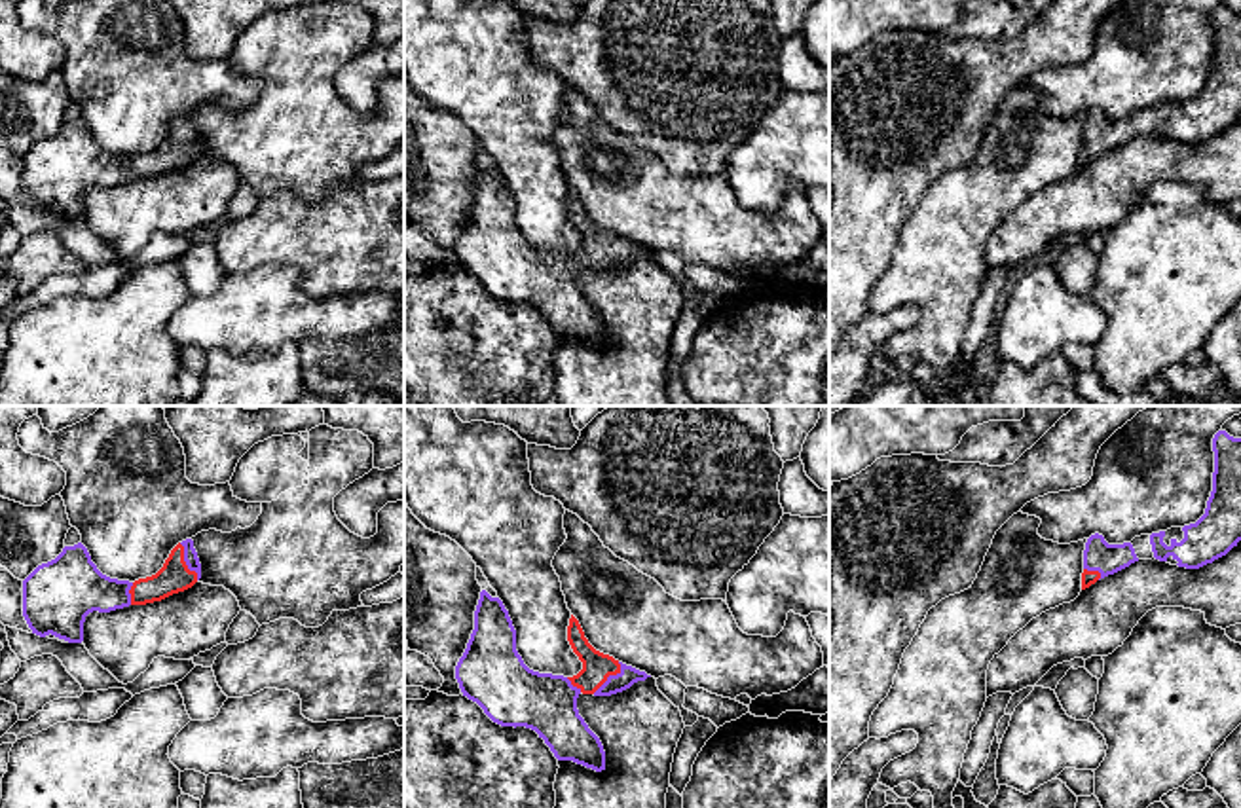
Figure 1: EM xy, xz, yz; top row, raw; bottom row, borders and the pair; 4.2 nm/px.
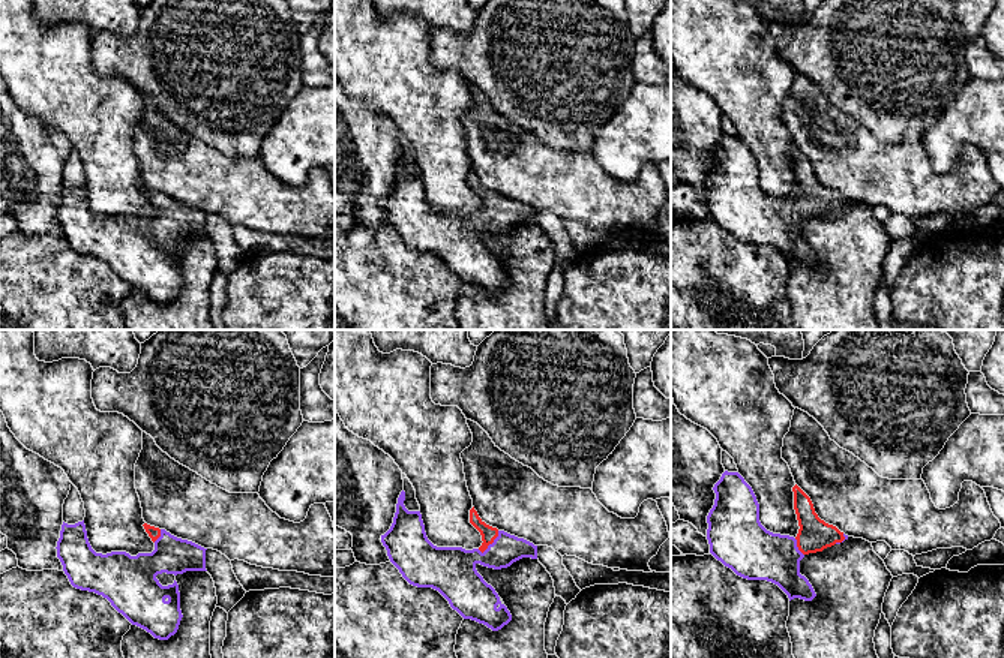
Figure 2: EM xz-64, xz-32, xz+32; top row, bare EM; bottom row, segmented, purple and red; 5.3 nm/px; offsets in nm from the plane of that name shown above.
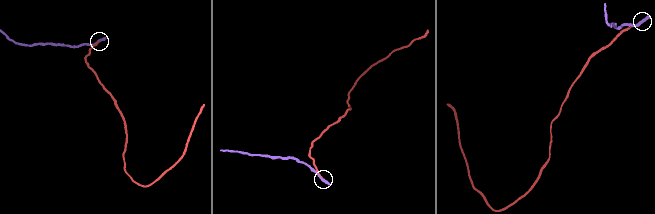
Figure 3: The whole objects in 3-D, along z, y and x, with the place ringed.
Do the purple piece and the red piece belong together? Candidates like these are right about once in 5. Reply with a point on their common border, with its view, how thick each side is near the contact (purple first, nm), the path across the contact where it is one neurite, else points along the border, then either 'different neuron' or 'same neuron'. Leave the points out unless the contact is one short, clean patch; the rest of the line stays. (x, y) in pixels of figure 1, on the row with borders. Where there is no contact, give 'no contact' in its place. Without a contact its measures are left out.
xy (185, 560) | 60/140 nm | same neuron

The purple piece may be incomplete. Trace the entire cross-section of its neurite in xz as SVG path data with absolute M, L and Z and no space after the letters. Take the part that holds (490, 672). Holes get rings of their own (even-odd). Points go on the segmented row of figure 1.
M482 590L474 630L455 666L455 679L463 696L476 702L493 723L531 728L558 761L602 772L605 751L579 715L579 694L611 696L651 675L596 651L573 615L567 641L583 662L577 675L529 670L516 651L516 630L509 611L499 597Z

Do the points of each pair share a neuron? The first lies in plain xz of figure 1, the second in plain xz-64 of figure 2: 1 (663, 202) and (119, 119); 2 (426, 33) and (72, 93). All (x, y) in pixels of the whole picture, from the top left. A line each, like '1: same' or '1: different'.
1: different
2: same

